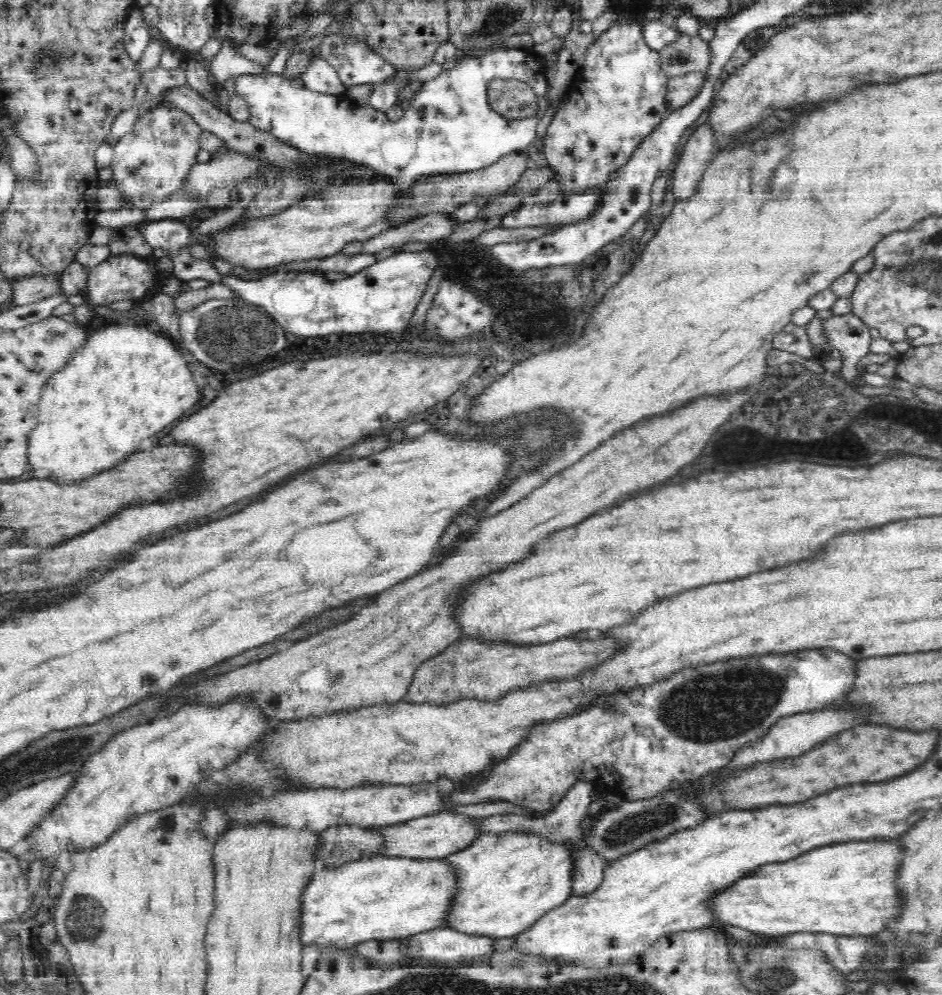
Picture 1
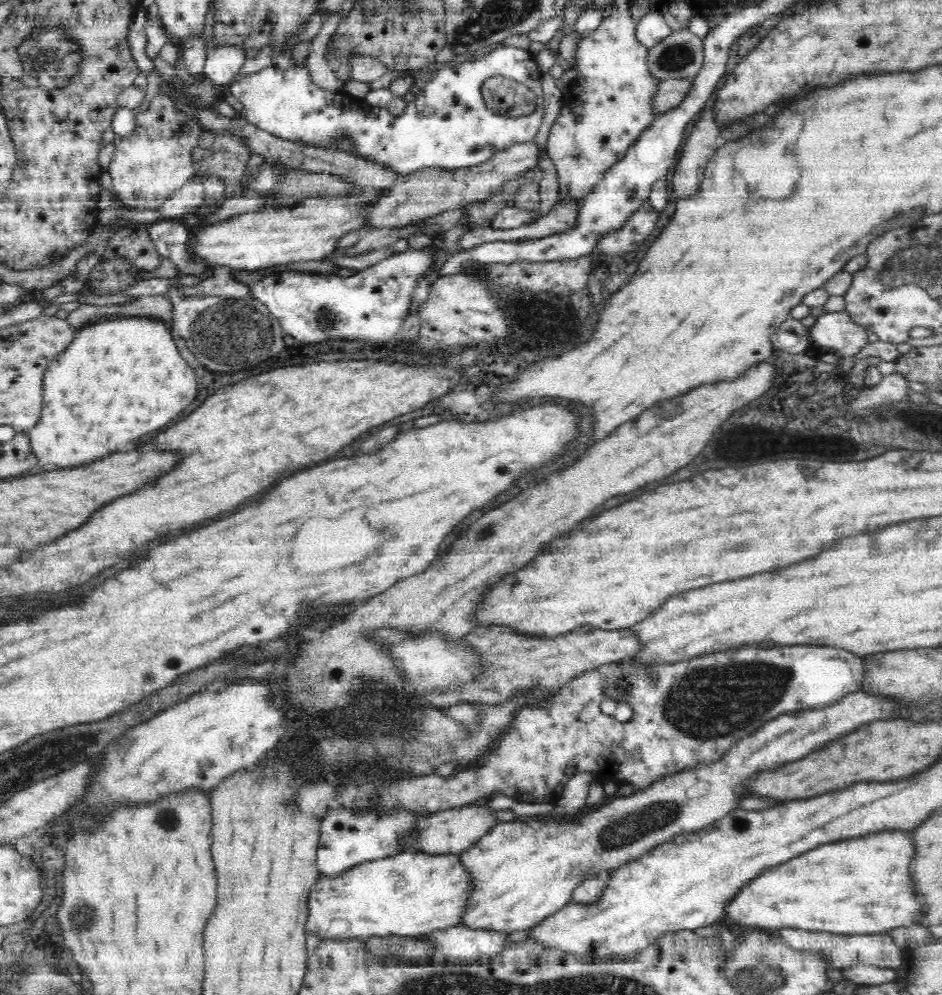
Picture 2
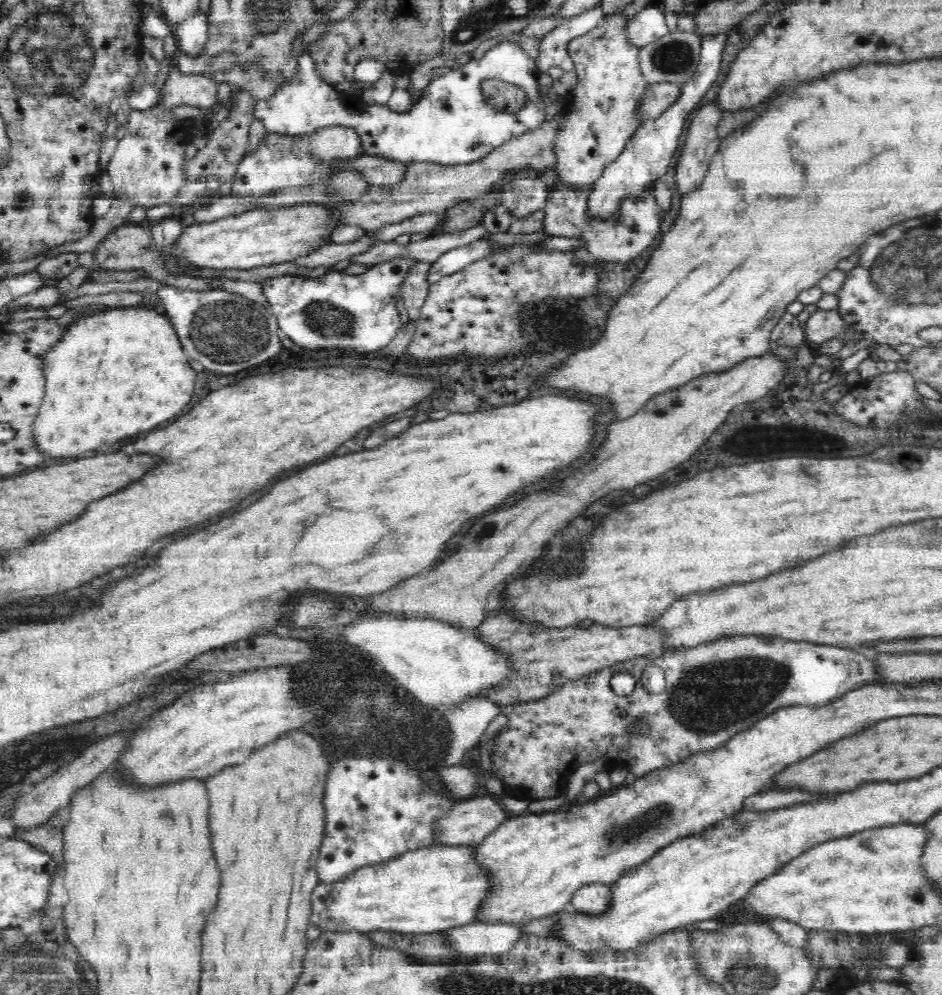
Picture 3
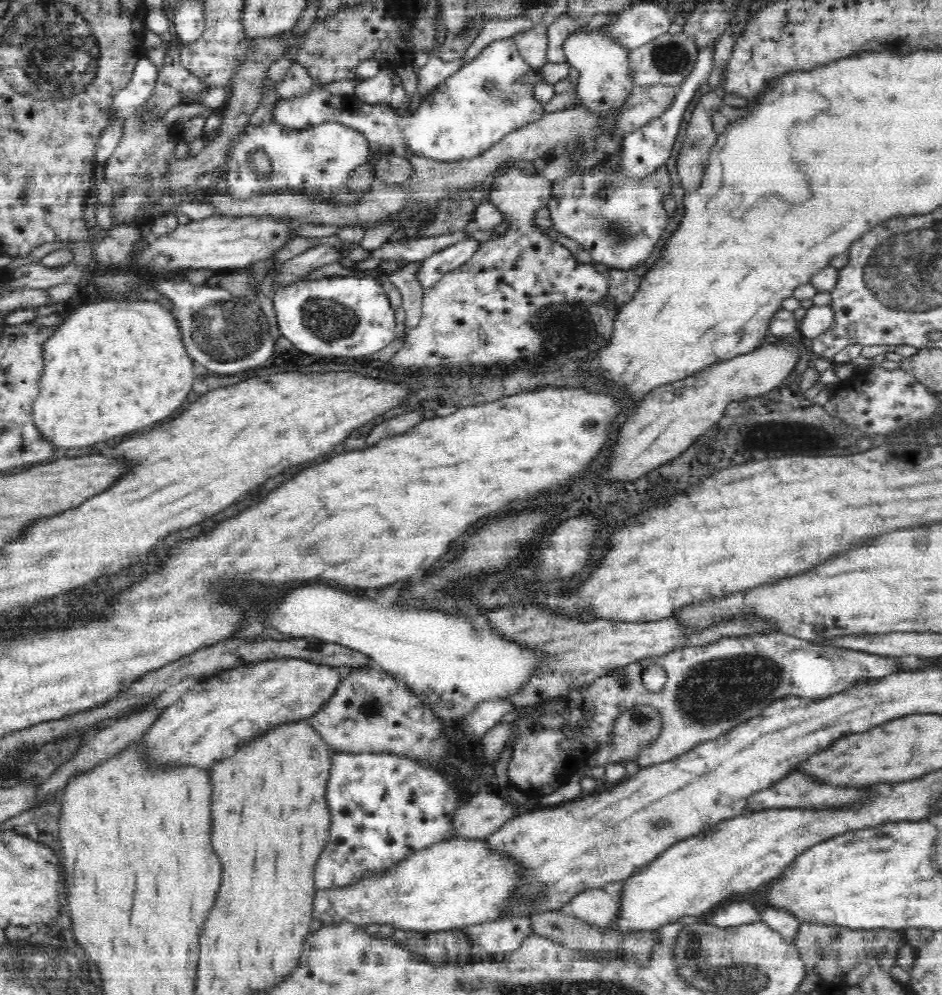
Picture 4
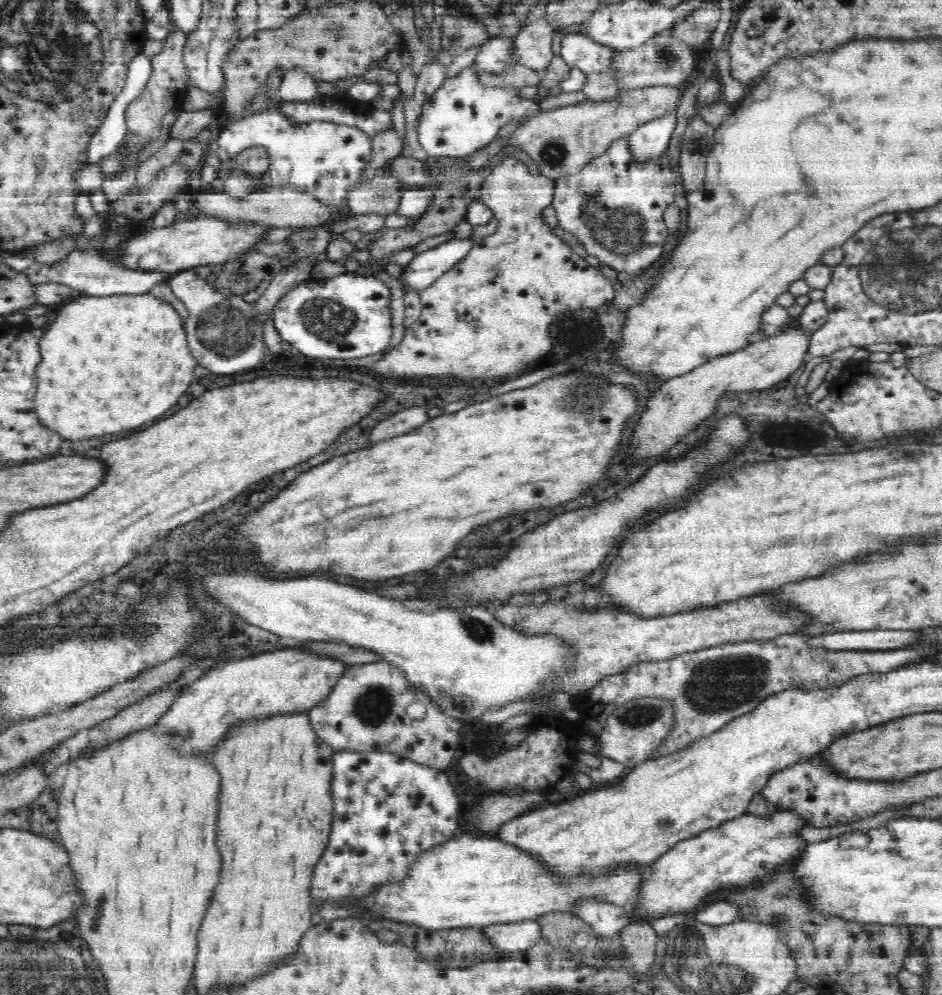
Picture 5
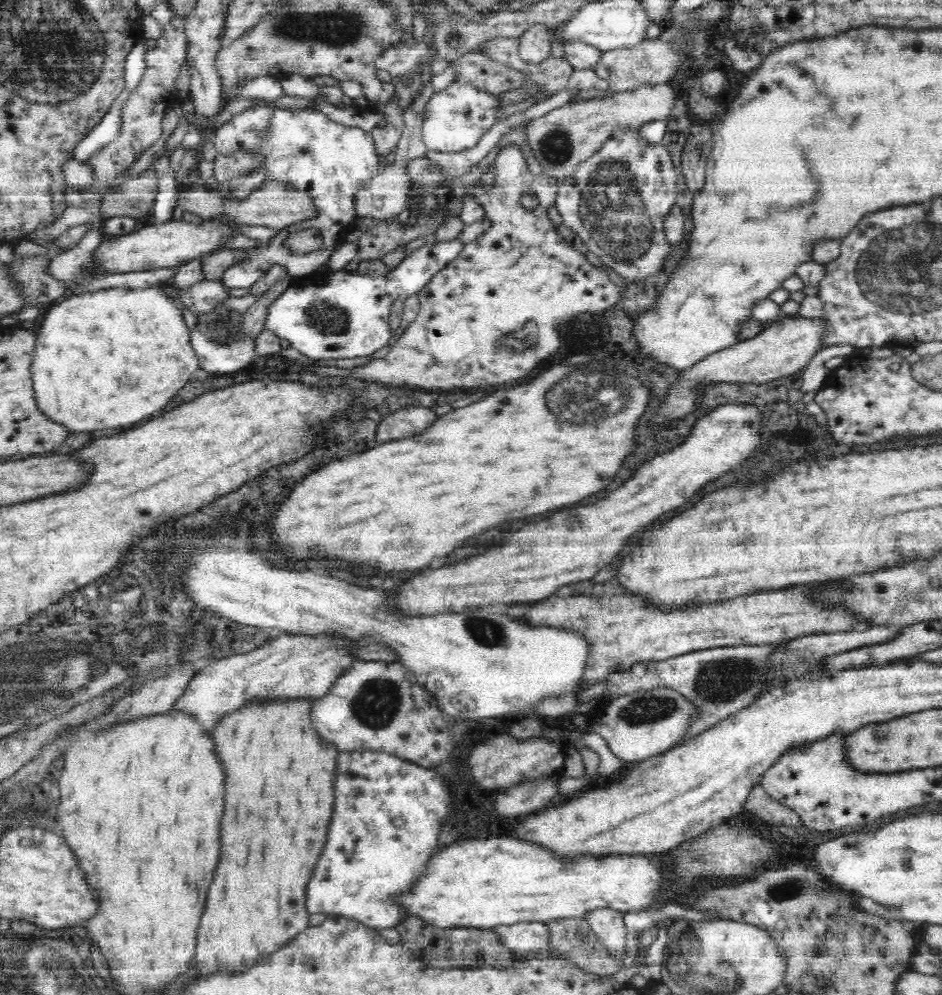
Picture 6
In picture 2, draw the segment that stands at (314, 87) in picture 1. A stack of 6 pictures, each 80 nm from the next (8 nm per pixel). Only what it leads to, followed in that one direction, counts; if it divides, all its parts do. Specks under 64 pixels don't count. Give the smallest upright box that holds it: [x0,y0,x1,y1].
[306,14,346,94]

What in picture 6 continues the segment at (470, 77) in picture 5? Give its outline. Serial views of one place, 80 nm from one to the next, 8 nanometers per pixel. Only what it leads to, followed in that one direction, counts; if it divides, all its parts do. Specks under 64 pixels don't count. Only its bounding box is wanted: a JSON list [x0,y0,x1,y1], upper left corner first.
[422,80,502,152]

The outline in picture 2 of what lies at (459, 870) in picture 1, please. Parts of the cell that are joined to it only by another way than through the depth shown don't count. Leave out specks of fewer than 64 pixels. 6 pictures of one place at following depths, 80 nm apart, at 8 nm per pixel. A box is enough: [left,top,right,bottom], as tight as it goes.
[458,692,894,936]

